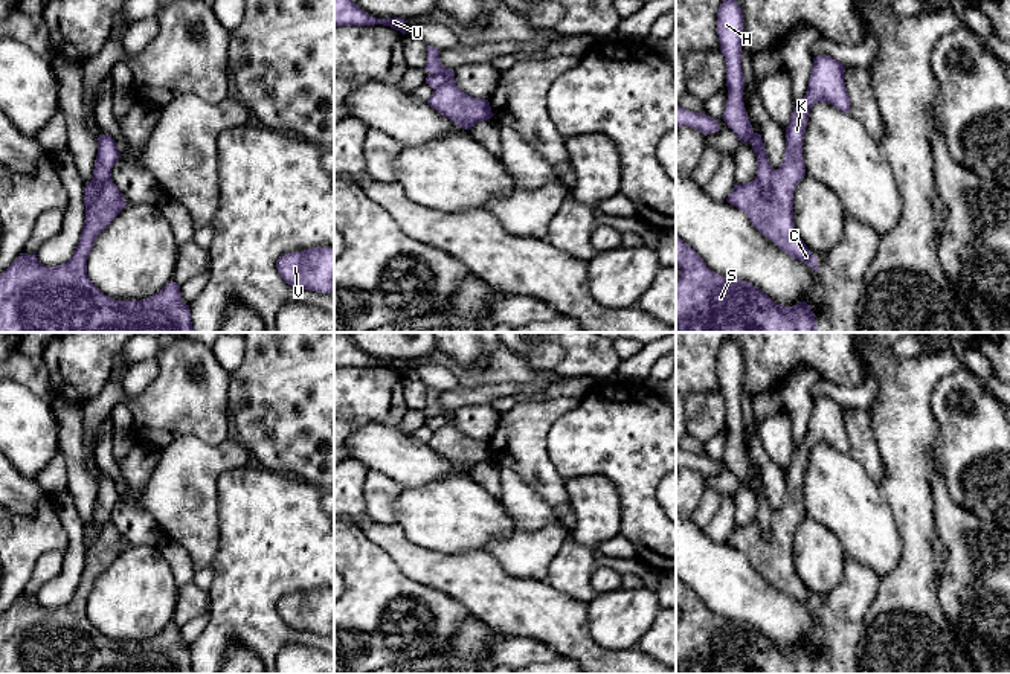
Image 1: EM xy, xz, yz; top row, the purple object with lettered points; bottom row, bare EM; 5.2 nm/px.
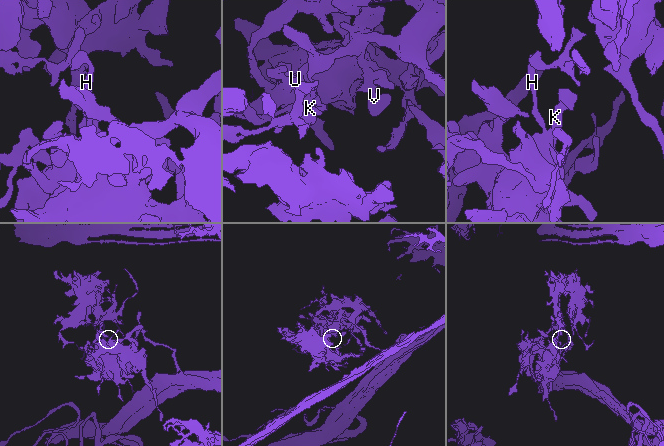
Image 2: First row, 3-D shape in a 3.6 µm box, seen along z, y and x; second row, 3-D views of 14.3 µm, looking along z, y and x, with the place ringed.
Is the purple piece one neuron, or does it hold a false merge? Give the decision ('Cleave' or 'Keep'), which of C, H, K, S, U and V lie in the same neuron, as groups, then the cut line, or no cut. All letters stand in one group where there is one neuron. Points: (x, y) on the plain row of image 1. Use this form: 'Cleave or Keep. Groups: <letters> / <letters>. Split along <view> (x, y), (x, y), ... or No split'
Keep. Groups: C H K S U V. No split

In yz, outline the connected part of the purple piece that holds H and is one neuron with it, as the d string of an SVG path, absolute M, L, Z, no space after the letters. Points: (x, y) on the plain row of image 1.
M726 340L717 354L717 377L726 404L728 441L725 465L740 483L749 483L757 499L757 518L745 526L735 525L726 543L745 554L754 569L772 581L789 598L818 613L818 601L799 579L793 564L793 534L806 517L803 483L810 450L828 444L850 454L850 439L844 424L845 409L828 396L813 400L812 416L804 441L793 450L786 468L783 505L774 511L763 480L752 473L745 444L741 413L743 354L740 346Z

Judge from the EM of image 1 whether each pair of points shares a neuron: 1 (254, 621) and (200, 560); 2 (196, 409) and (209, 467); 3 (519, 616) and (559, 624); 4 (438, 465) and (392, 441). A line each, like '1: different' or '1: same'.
1: different
2: different
3: same
4: same

